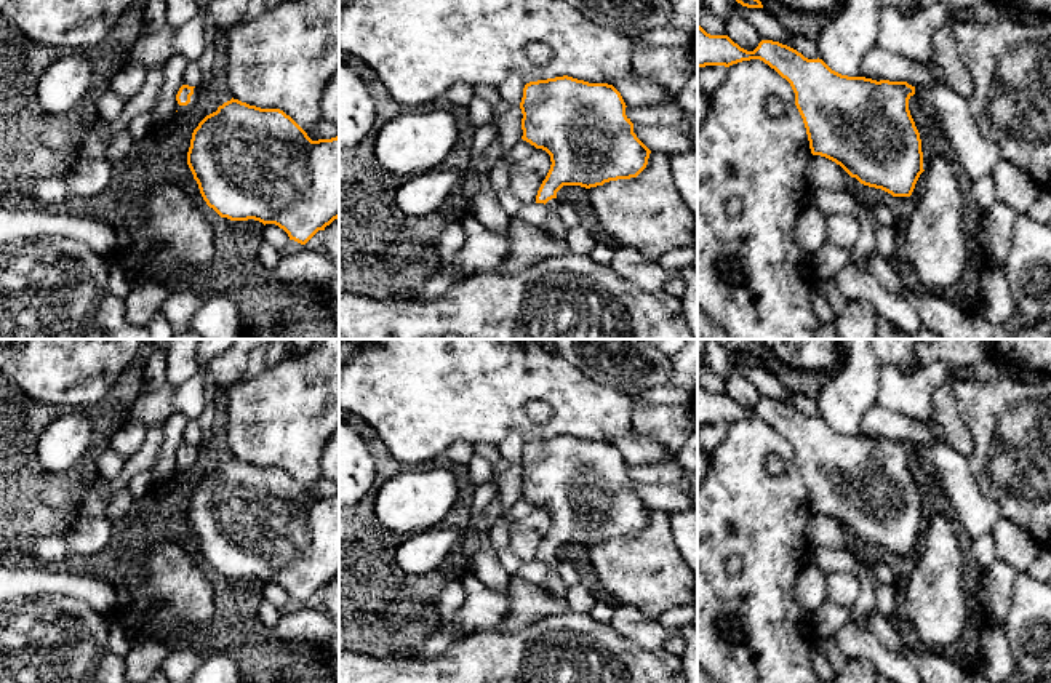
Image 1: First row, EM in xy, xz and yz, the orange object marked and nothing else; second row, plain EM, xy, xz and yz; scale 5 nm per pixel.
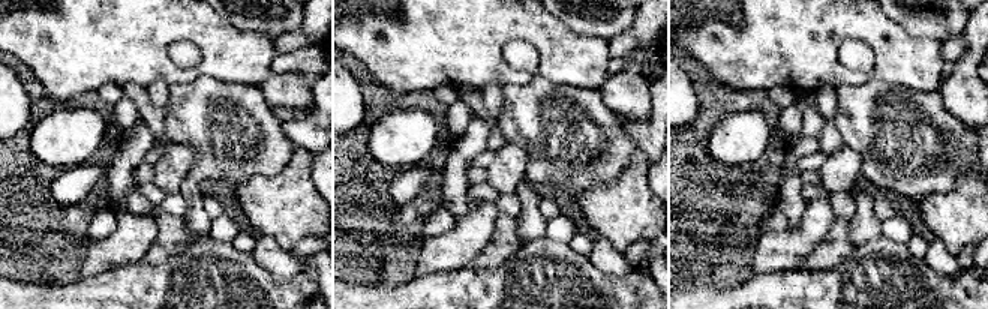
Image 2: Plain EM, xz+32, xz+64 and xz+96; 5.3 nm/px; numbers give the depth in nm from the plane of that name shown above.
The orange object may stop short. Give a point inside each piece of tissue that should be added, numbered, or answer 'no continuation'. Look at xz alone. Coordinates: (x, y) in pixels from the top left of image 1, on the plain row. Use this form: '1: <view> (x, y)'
1: xz (554, 584)

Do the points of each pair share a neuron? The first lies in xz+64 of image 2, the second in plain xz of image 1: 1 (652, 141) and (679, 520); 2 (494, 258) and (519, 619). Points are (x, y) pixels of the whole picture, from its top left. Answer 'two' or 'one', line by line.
1: two
2: one

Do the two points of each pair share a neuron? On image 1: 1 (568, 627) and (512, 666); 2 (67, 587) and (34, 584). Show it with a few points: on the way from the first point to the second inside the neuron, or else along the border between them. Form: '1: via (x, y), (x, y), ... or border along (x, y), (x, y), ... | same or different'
1: via (554, 642), (527, 666) | same
2: via (59, 584), (42, 584) | same

